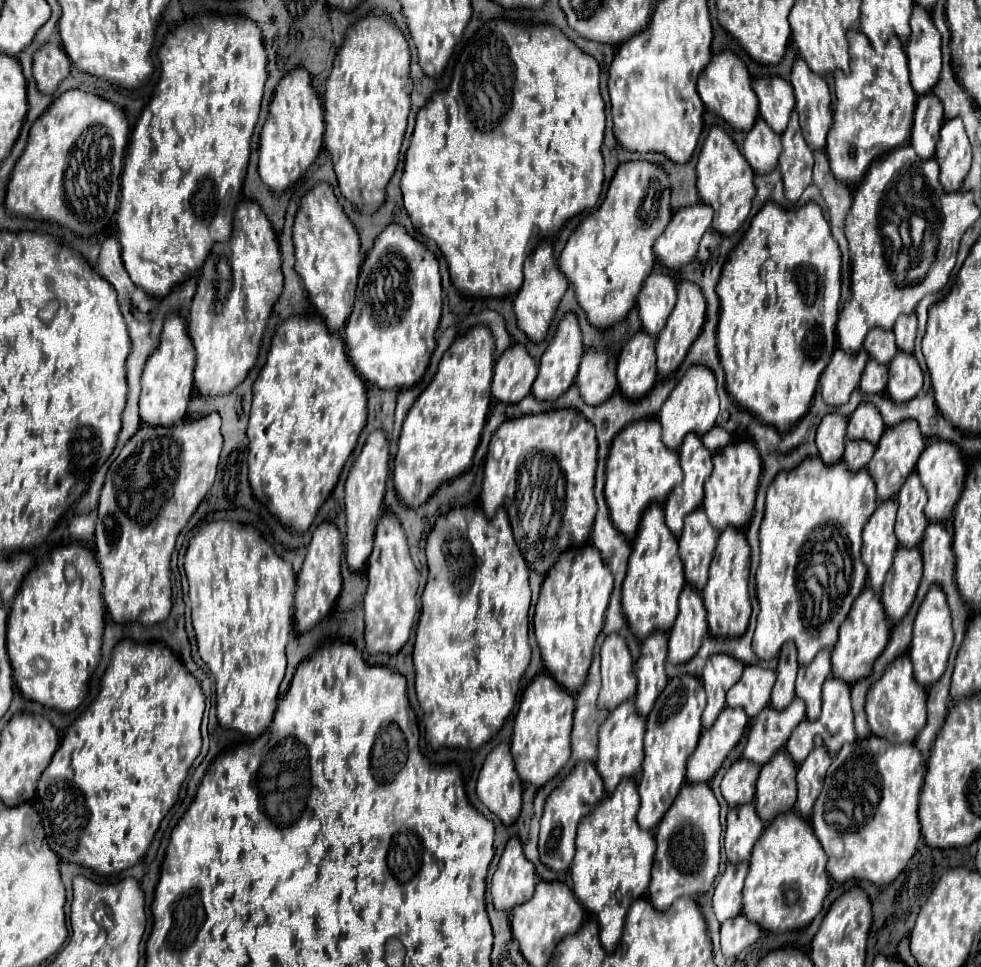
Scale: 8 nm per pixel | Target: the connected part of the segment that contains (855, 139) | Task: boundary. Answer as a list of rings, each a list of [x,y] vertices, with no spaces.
[[[859,30],[847,32],[849,40],[849,72],[835,70],[835,108],[833,126],[827,134],[827,158],[835,178],[847,184],[859,184],[873,160],[907,144],[915,114],[917,94],[909,82],[905,46],[897,36],[891,36],[879,54],[867,36]]]

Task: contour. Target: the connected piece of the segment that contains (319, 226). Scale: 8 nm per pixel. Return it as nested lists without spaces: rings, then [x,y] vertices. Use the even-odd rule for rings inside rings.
[[[319,182],[301,198],[293,226],[293,242],[297,260],[295,270],[301,276],[313,306],[325,318],[331,330],[339,330],[351,314],[363,258],[357,228],[345,214],[343,206],[337,202],[331,184]]]

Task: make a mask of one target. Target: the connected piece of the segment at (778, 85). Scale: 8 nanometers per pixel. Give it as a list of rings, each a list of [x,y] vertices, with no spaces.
[[[765,76],[753,80],[753,90],[759,98],[759,114],[775,132],[783,132],[787,128],[787,118],[795,108],[791,84],[781,76]]]

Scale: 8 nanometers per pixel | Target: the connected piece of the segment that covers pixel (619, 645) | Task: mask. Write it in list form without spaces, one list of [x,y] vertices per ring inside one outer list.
[[[609,634],[601,646],[601,682],[601,708],[613,710],[635,696],[637,680],[633,674],[633,658],[621,634]]]

